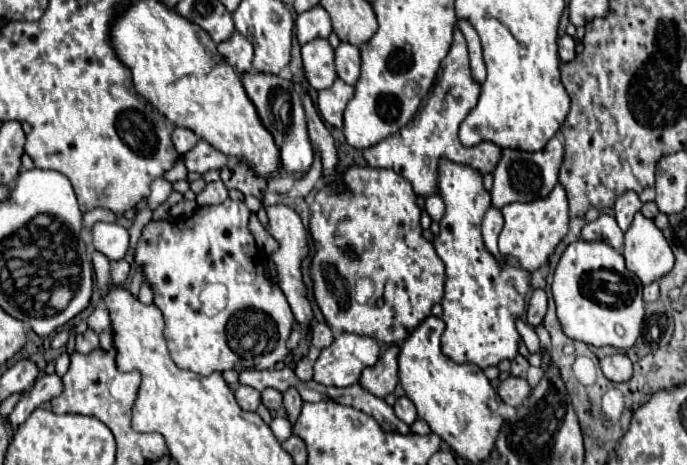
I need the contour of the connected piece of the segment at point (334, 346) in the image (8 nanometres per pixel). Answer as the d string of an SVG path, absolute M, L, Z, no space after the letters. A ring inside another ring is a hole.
M342 332L314 362L314 380L324 386L346 388L360 380L362 370L376 364L380 346L370 336Z

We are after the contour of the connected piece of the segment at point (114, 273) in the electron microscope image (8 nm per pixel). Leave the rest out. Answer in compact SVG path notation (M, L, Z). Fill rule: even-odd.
M126 260L110 262L110 280L114 286L120 286L128 278L128 272L130 272L130 264Z

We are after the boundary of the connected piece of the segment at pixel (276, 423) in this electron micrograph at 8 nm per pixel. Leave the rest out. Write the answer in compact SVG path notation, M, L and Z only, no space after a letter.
M274 418L272 424L270 424L270 428L272 428L274 436L276 436L280 442L284 442L284 440L292 434L292 426L290 426L290 422L288 422L286 418Z

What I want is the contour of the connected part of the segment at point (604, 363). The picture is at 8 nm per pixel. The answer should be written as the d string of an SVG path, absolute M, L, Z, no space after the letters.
M614 354L614 356L602 358L600 368L602 368L604 376L612 382L626 382L632 378L632 362L624 354Z

